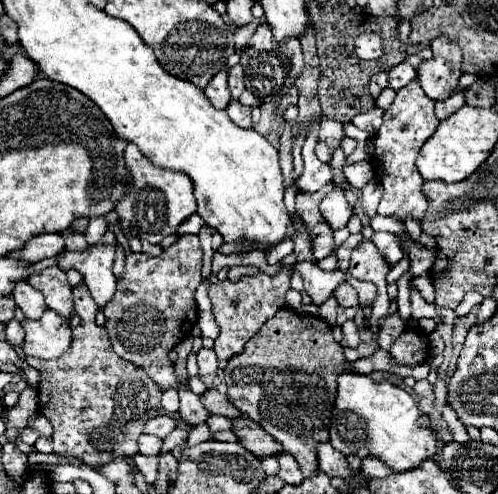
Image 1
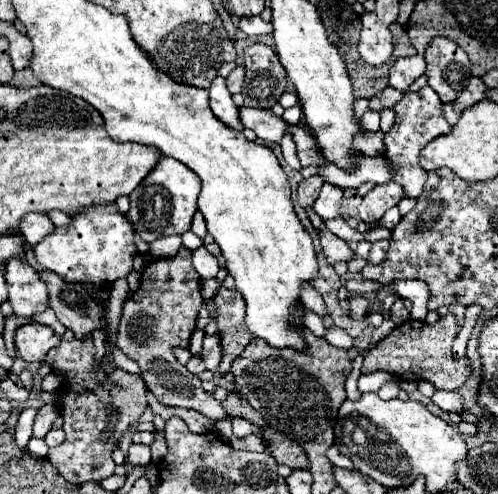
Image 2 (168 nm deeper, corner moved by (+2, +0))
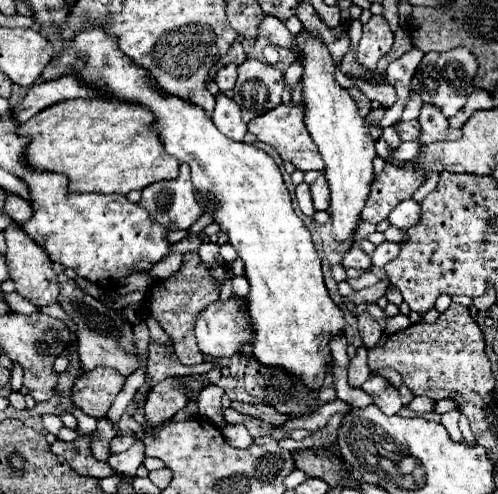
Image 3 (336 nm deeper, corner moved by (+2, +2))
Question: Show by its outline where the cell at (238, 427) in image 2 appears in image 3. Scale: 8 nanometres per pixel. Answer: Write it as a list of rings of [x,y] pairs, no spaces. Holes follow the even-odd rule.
[[[226,426],[224,436],[232,446],[238,446],[238,448],[248,448],[254,442],[252,436],[248,434],[248,430],[242,426]]]

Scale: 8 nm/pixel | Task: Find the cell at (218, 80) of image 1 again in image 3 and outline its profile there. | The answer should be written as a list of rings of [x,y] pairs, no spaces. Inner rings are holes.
[[[218,92],[214,98],[216,98],[216,108],[212,112],[212,122],[216,124],[216,128],[232,140],[238,140],[238,142],[244,140],[246,124],[242,120],[240,106],[224,92]]]

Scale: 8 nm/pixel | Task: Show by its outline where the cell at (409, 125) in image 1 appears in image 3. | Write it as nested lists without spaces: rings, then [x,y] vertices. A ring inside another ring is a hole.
[[[424,104],[422,112],[418,116],[420,122],[420,136],[418,142],[420,144],[432,144],[436,141],[454,141],[462,136],[460,129],[452,128],[447,118],[440,108],[436,108],[434,104]],[[444,126],[444,130],[442,130]]]

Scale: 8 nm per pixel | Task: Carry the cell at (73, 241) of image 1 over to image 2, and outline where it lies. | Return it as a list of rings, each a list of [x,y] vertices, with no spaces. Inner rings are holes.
[[[28,214],[20,220],[20,234],[30,246],[38,244],[52,230],[54,230],[54,224],[46,214]]]

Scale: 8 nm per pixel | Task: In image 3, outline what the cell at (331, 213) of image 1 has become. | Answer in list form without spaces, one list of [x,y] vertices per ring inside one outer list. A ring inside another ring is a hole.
[[[324,174],[310,184],[310,192],[312,192],[312,200],[314,200],[314,208],[316,210],[328,210],[330,204],[330,192],[328,192],[328,182],[324,178]]]

